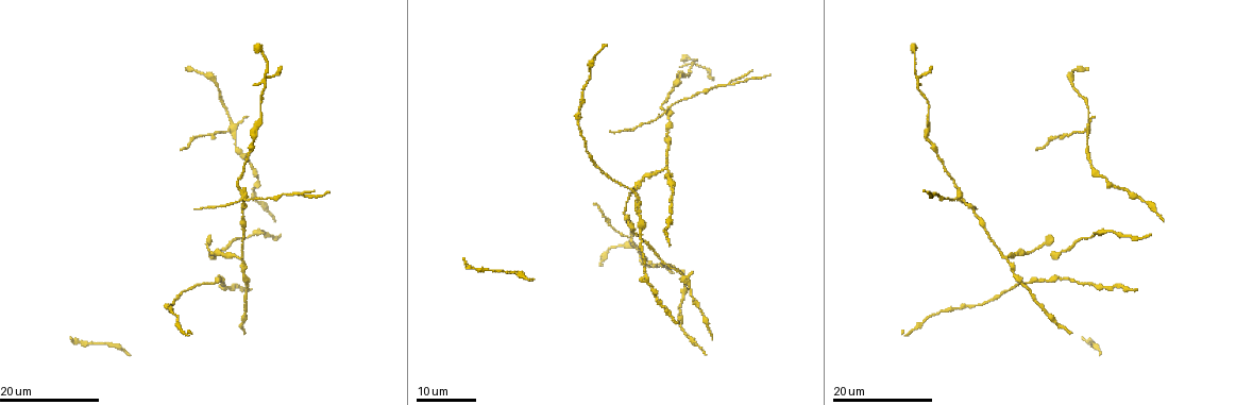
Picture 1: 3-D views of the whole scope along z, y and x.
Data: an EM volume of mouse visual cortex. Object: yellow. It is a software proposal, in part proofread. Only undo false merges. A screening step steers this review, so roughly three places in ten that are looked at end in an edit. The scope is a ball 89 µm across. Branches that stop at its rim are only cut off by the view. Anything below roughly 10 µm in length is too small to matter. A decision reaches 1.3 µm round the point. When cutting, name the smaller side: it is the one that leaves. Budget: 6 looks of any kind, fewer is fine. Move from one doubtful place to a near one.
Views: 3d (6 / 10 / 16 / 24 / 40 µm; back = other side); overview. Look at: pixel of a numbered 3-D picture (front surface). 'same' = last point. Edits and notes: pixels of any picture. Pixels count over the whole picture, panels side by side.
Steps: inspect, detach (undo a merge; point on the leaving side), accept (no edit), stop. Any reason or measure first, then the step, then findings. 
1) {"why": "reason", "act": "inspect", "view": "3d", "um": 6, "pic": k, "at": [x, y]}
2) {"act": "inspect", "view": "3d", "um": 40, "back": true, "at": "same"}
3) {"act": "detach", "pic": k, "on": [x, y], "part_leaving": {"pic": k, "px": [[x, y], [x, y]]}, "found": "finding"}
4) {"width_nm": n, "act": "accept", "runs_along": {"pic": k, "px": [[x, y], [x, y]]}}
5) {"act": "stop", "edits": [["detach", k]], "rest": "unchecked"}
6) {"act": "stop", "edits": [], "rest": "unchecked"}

{"why": "sudden change in width", "act": "inspect", "view": "3d", "um": 16, "pic": 1, "at": [917, 74]}

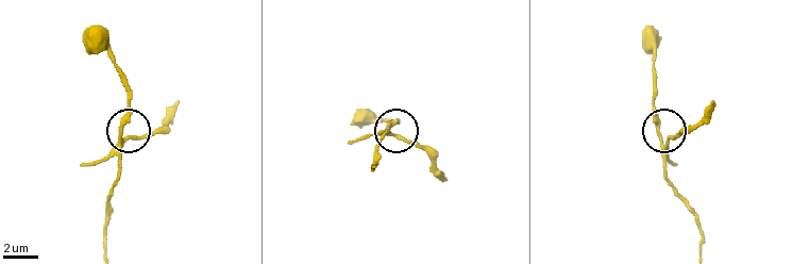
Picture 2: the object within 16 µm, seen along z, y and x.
{"act": "inspect", "view": "3d", "um": 6, "pic": 2, "at": [120, 133]}

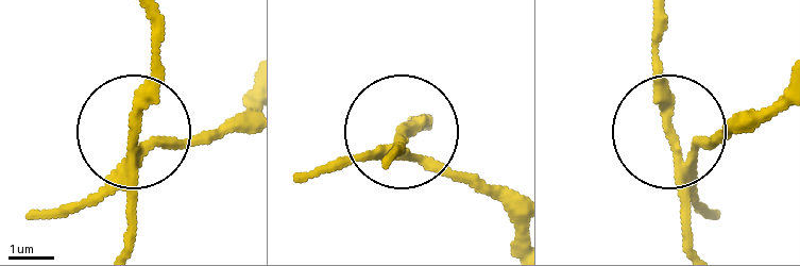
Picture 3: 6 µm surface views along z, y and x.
{"arms": 3, "act": "accept", "runs_along": {"pic": 3, "px": [[126, 243], [126, 151], [149, 17]]}, "found": "one cell here"}

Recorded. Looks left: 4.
{"why": "thin arm on a thick one", "act": "inspect", "view": "3d", "um": 24, "pic": 1, "at": [240, 196]}

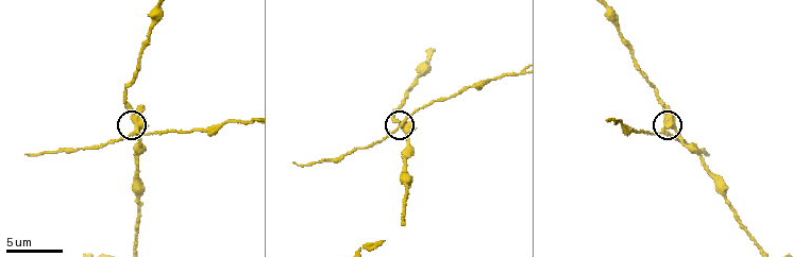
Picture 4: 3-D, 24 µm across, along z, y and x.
{"why": "zoom in", "act": "inspect", "view": "3d", "um": 10, "pic": 4, "at": [663, 124]}

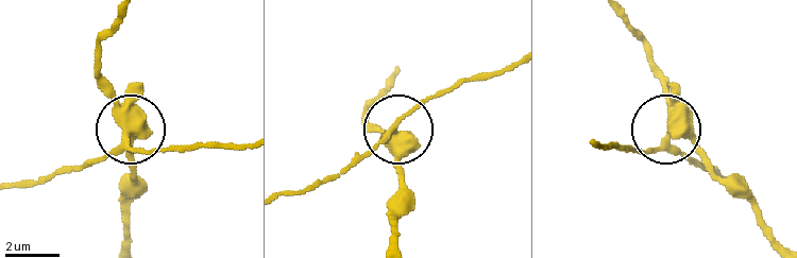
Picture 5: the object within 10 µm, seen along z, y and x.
{"act": "detach", "pic": 5, "on": [142, 149], "part_leaving": {"pic": 5, "px": [[126, 115], [129, 140], [140, 150], [243, 147]]}, "found": "two cells meet here"}

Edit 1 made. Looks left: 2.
{"why": "two arms in line, one across", "act": "inspect", "view": "3d", "um": 16, "pic": 1, "at": [669, 170]}

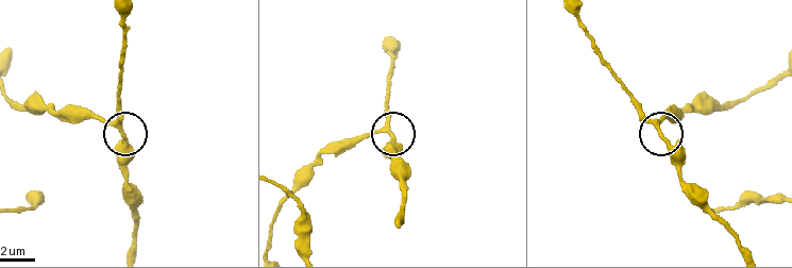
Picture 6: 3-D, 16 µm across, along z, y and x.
{"act": "inspect", "view": "3d", "um": 10, "pic": 6, "at": [122, 128]}

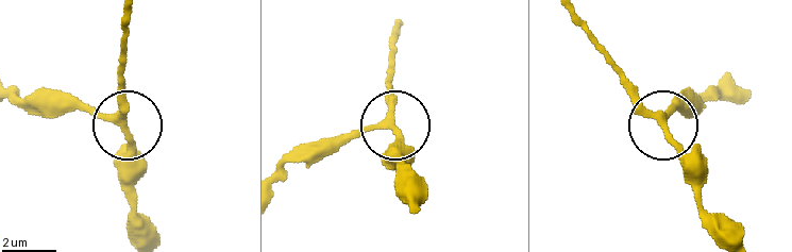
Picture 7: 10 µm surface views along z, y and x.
{"arms": 3, "act": "accept", "found": "one cell here"}

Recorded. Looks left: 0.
{"act": "stop", "edits": [["detach", 5]], "rest": "unchecked"}

